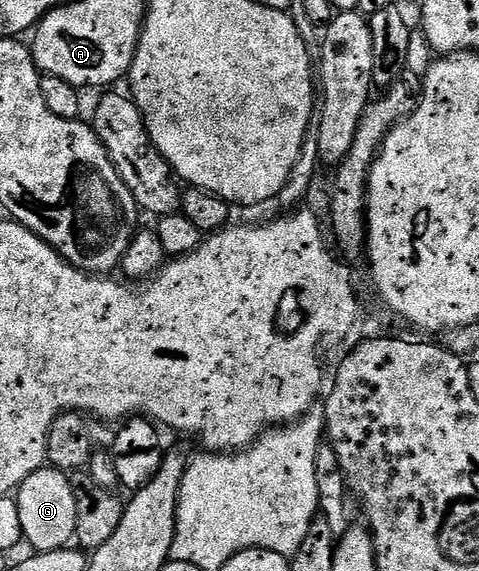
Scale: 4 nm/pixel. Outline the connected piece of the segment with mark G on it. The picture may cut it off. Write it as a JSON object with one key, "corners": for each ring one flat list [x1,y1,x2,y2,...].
{"corners":[[47,465,41,471,32,473,23,481,16,492,16,498,20,505,20,521,24,524,24,540,31,543,35,552,58,551,61,547,67,546,74,539,76,529,76,497,72,493,67,472,56,471]]}

